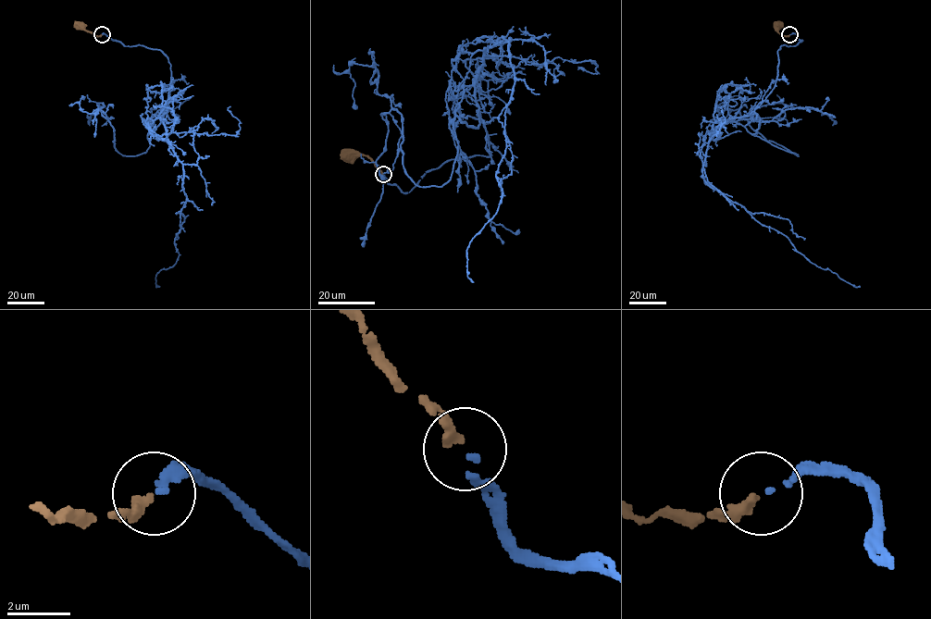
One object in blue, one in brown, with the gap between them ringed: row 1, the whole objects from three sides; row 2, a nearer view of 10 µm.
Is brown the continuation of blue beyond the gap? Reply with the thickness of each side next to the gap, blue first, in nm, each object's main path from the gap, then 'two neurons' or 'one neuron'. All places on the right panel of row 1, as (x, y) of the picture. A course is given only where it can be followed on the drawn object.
180 nm thick on the blue side, 320 nm on the other; blue runs (790, 34), (802, 41), (777, 51), (774, 88), (712, 138), (702, 178), (784, 234), (810, 262), (860, 286); brown runs (789, 34), (782, 36), (777, 31), (777, 25); one neuron

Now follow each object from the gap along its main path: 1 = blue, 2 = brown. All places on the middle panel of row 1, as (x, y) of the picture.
1: (383, 174), (407, 192), (447, 162), (490, 155), (475, 80), (510, 39), (502, 192), (468, 247), (473, 282)
2: (382, 174), (364, 155), (350, 158), (349, 155)

